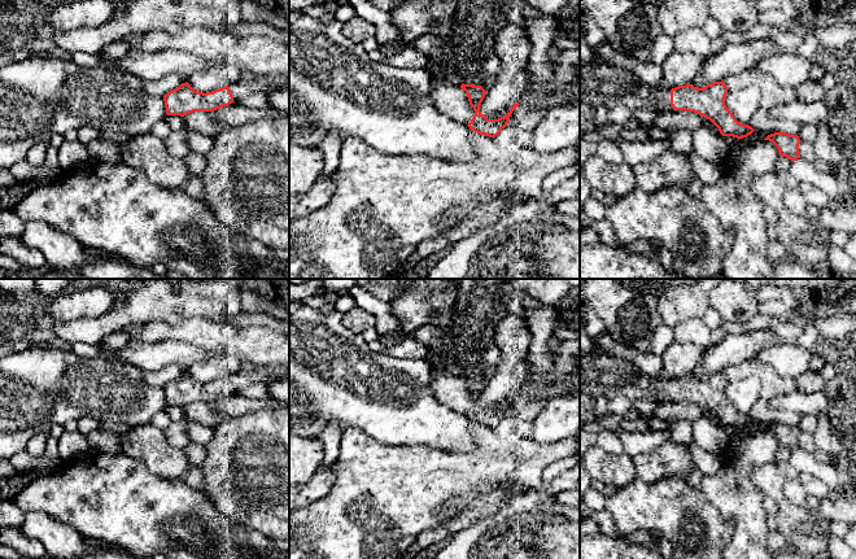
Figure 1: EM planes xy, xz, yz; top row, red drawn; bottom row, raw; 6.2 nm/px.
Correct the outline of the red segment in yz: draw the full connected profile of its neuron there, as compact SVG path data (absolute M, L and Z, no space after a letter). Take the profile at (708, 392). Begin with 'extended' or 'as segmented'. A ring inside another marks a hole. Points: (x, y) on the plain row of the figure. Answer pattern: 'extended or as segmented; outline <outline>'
as segmented; outline M713 372L703 379L691 375L678 376L671 380L671 396L673 401L694 402L709 410L722 427L743 429L755 420L739 414L725 396L728 377L724 372Z

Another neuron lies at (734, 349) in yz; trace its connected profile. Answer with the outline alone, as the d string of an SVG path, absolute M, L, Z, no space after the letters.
M769 329L726 335L720 344L704 349L690 375L703 379L709 374L721 372L725 367L754 359L765 346L773 344L773 340L774 333Z

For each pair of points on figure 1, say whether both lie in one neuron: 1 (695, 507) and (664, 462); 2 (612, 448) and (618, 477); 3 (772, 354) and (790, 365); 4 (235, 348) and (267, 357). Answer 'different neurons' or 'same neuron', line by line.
1: different neurons
2: different neurons
3: same neuron
4: same neuron

